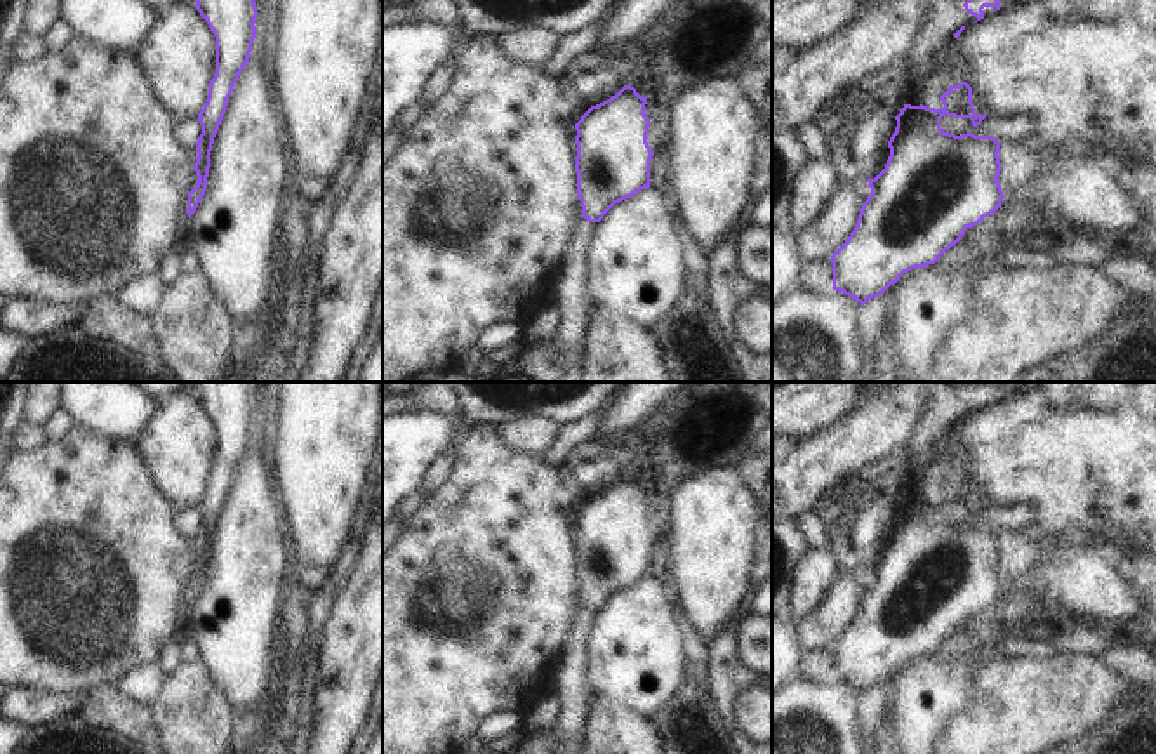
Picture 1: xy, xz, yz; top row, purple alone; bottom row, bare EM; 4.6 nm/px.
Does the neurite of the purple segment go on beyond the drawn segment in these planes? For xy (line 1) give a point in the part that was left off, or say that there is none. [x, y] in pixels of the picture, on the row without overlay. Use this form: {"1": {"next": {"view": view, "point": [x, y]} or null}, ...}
{"1": {"next": null}}

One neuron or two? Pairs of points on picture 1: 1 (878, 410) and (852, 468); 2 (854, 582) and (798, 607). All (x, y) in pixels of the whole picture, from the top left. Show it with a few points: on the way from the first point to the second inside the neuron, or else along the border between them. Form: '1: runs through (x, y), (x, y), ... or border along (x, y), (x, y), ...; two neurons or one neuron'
1: runs through (878, 424), (852, 454); one neuron
2: border along (840, 575), (823, 600), (795, 621); two neurons

